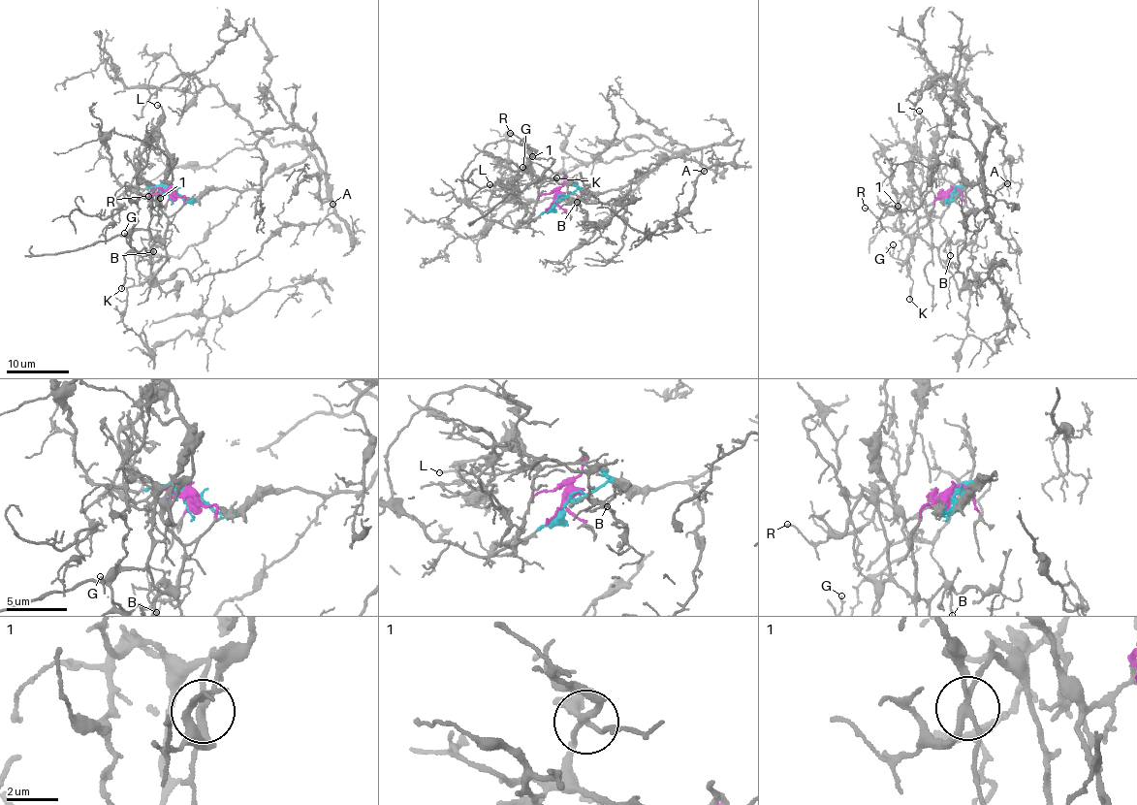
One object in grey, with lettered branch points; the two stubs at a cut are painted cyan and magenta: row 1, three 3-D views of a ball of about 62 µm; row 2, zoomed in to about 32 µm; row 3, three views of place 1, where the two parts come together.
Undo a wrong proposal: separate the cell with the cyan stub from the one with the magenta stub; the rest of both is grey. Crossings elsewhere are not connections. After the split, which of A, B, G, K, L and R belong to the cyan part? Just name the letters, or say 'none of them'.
A

